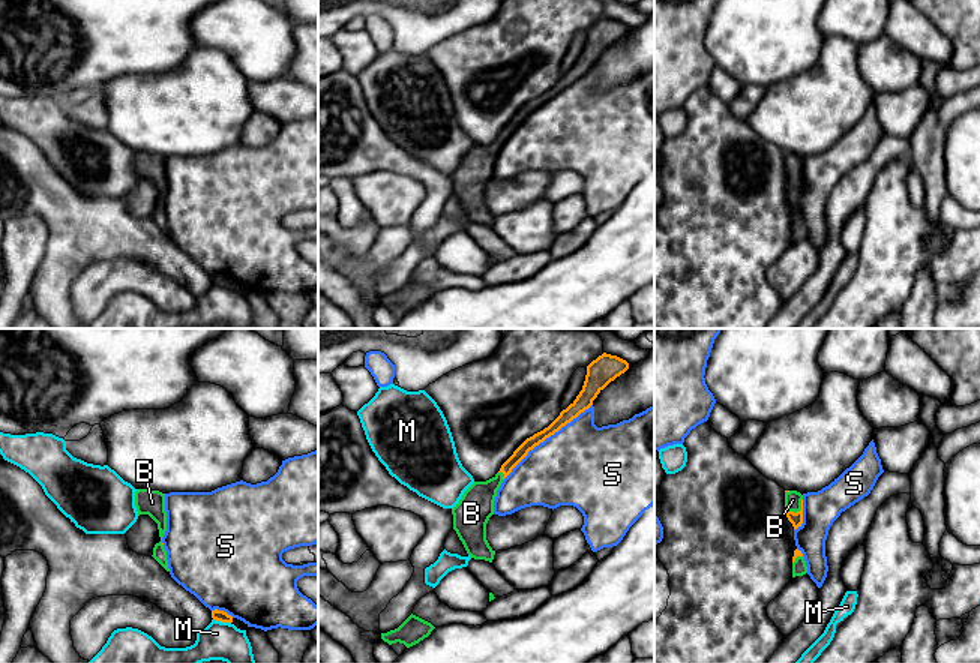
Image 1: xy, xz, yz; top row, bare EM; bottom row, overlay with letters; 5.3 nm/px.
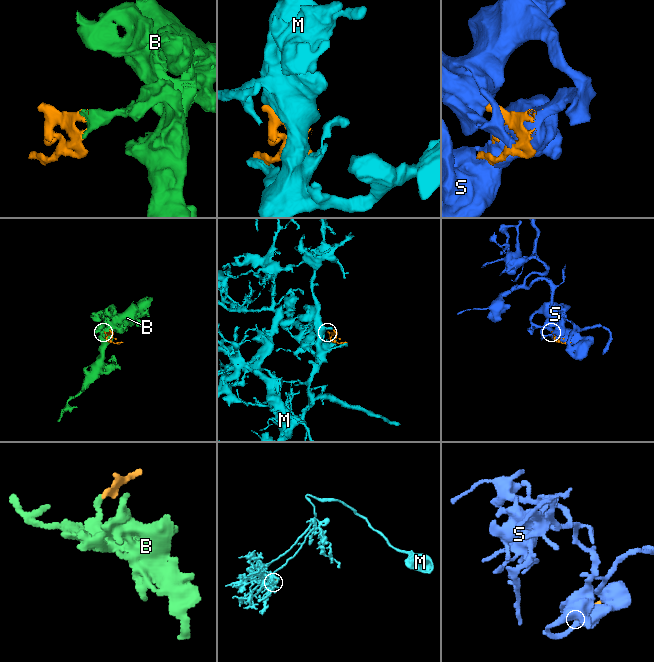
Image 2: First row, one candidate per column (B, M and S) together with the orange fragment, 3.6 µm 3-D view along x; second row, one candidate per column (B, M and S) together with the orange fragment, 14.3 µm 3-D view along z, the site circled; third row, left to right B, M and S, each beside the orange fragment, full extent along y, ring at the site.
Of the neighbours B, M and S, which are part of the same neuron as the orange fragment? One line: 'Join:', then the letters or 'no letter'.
Join: B

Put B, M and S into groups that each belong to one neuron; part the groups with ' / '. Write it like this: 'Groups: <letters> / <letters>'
Groups: B / M / S

